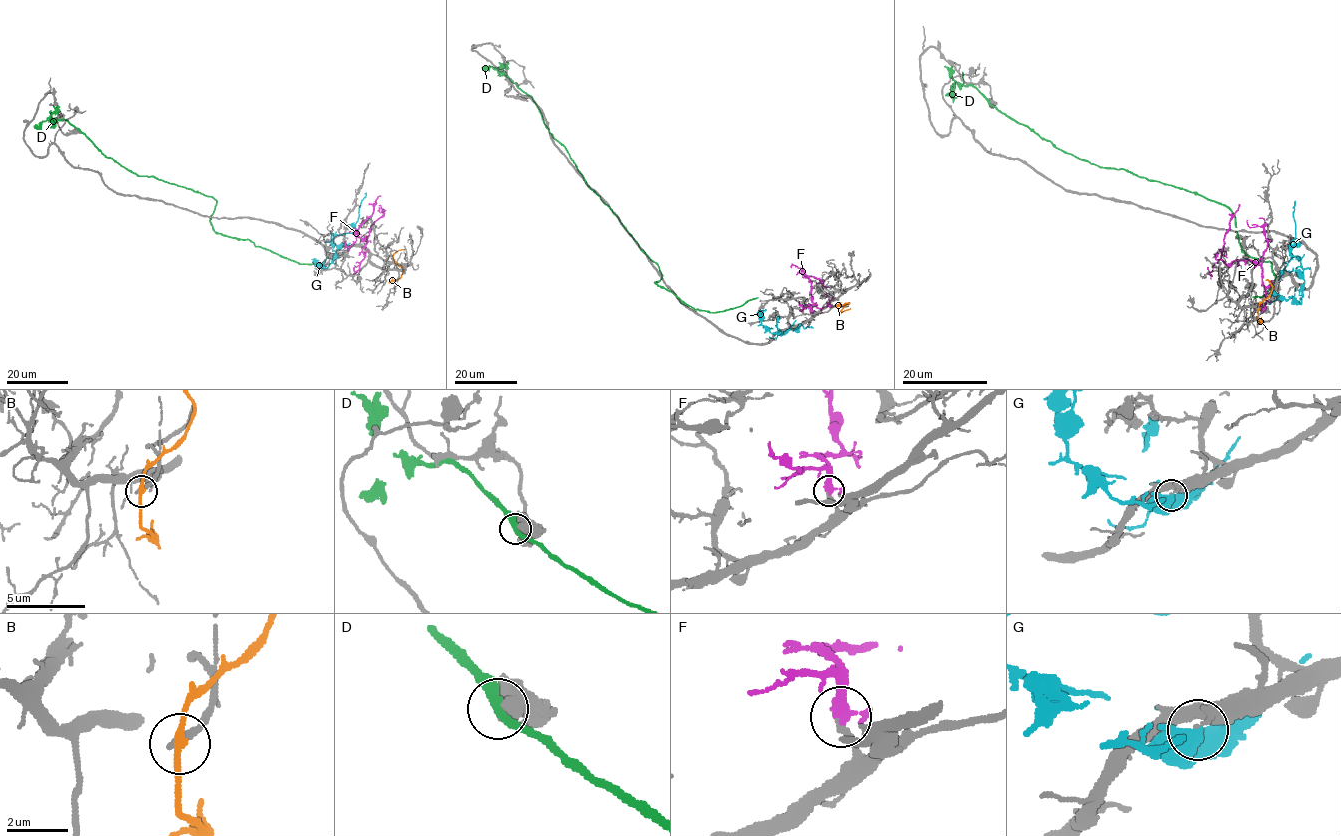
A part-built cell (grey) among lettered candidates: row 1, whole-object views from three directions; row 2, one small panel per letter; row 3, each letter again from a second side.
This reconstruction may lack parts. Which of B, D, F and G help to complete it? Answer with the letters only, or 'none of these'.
F

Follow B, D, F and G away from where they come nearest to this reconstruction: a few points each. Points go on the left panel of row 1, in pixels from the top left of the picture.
B: (402, 271), (393, 256), (404, 250)
D: (81, 132), (138, 176), (211, 196), (215, 231), (312, 264)
F: (365, 253), (362, 248), (366, 238), (357, 235), (358, 228), (371, 215), (375, 200), (381, 195)
G: (337, 258), (334, 238), (353, 231), (366, 192)

